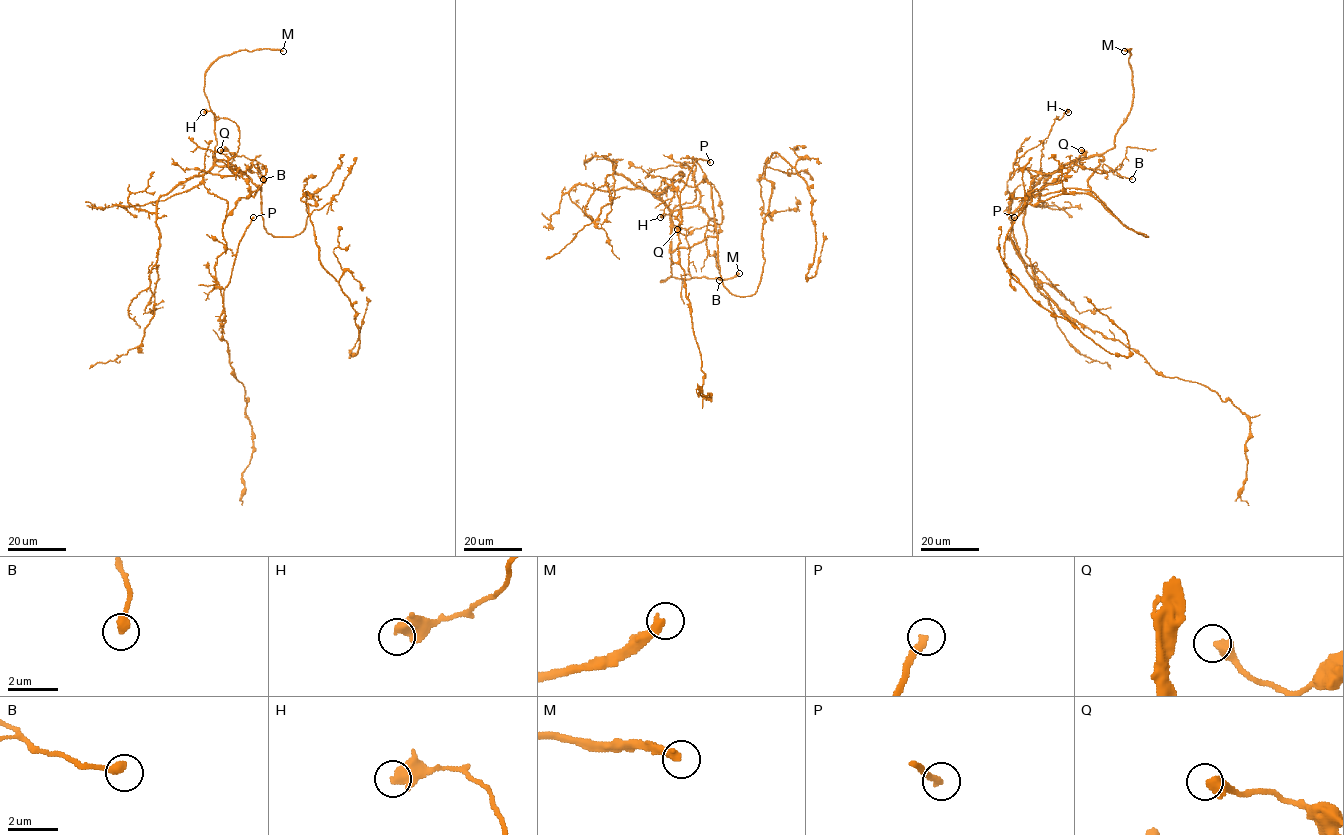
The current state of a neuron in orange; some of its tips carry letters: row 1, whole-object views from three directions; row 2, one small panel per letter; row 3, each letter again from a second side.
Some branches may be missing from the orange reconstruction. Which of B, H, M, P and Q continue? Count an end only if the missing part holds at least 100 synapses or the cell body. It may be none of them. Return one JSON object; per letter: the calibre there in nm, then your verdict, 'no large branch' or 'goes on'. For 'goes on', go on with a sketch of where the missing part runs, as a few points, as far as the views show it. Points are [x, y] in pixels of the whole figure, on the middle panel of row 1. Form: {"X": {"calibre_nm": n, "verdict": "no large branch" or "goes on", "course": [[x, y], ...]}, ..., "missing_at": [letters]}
{"B": {"calibre_nm": 340, "verdict": "no large branch"}, "H": {"calibre_nm": 480, "verdict": "no large branch"}, "M": {"calibre_nm": 340, "verdict": "goes on", "course": [[739, 273], [739, 239], [749, 247], [771, 252]]}, "P": {"calibre_nm": 200, "verdict": "no large branch"}, "Q": {"calibre_nm": 480, "verdict": "no large branch"}, "missing_at": ["M"]}

